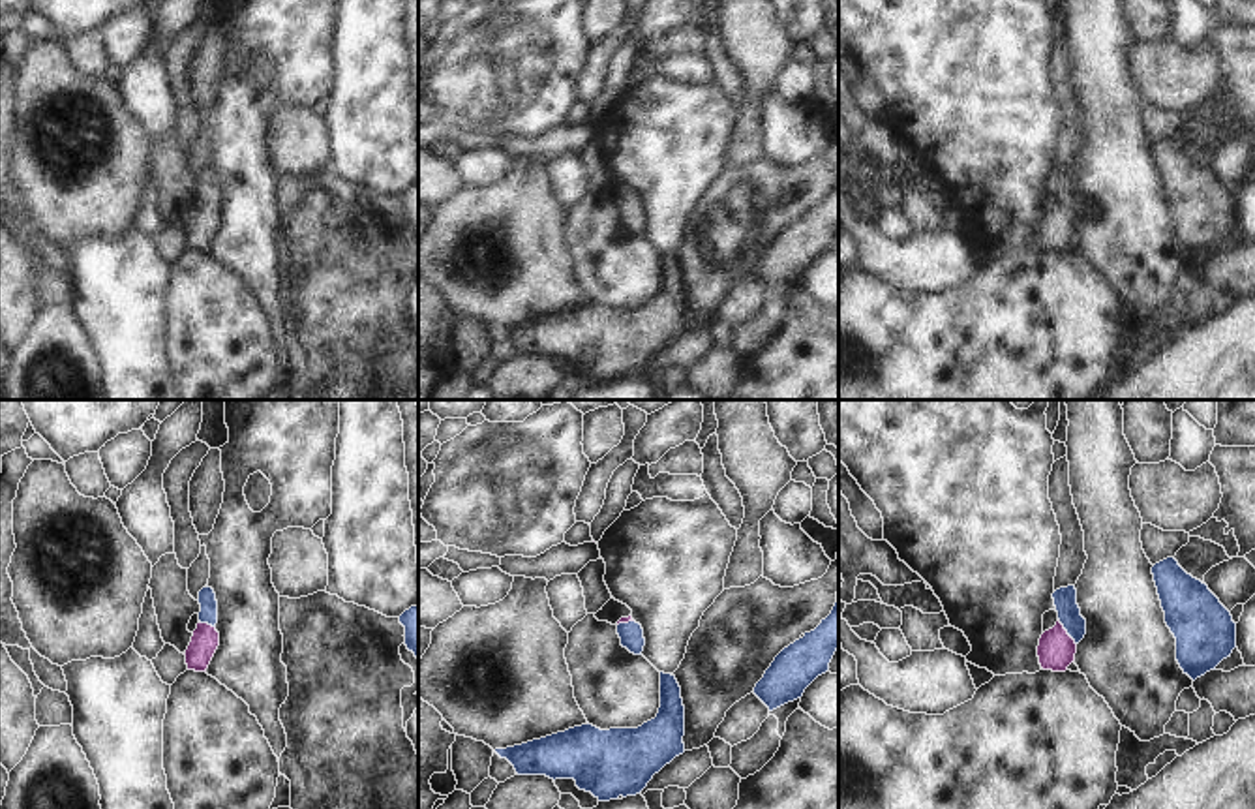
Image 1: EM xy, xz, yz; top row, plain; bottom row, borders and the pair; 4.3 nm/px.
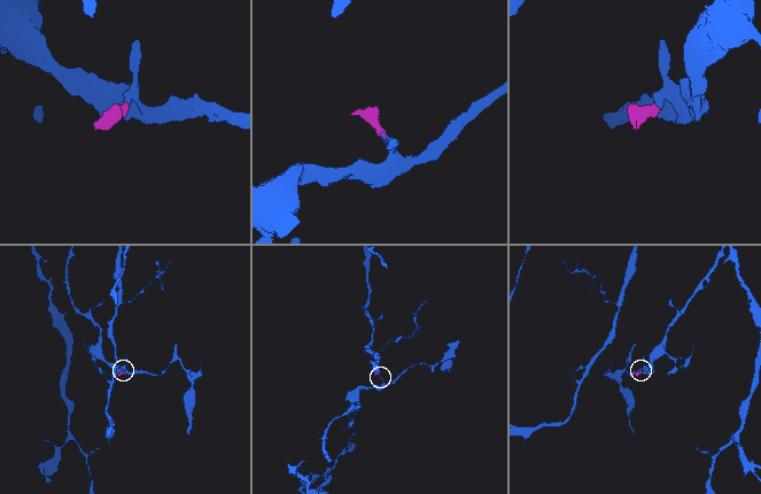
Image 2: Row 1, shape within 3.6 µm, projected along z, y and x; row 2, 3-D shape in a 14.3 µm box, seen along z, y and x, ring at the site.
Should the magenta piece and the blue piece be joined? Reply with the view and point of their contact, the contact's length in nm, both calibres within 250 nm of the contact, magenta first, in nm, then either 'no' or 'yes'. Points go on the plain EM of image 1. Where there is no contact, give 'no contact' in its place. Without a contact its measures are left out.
yz (1066, 211) | 140 nm | 160/100 nm | yes

